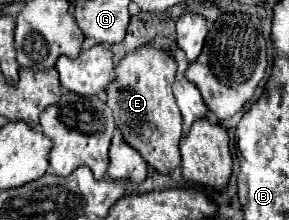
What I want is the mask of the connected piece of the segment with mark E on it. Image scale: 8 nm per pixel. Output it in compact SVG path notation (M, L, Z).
M144 44L128 52L114 66L114 80L106 86L106 104L114 114L116 128L122 132L122 138L136 148L142 158L160 174L170 174L180 166L182 118L172 94L174 76L174 56L170 56L166 50L154 48L154 44Z

